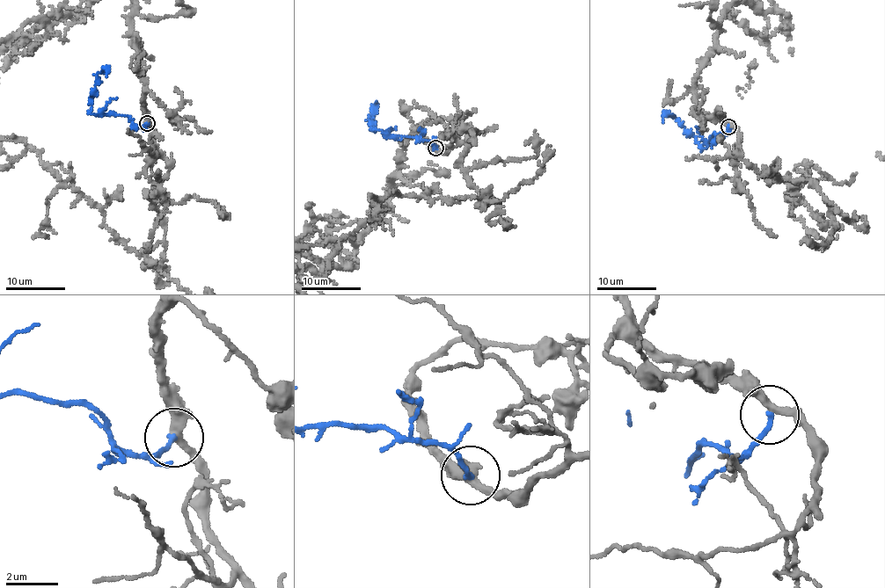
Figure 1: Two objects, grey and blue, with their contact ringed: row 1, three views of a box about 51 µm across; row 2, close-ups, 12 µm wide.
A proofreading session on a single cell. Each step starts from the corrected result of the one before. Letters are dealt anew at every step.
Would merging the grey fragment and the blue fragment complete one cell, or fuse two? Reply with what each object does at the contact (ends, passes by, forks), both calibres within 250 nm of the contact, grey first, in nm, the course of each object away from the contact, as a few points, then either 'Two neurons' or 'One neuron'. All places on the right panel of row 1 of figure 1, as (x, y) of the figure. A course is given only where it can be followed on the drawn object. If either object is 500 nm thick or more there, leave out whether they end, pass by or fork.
At the ring grey passes by. At the ring blue ends. Thickness 320 nm (grey) against 180 nm. Course of blue: (728, 127), (722, 137), (714, 134), (703, 148), (675, 118), (666, 114), (662, 121). One neuron

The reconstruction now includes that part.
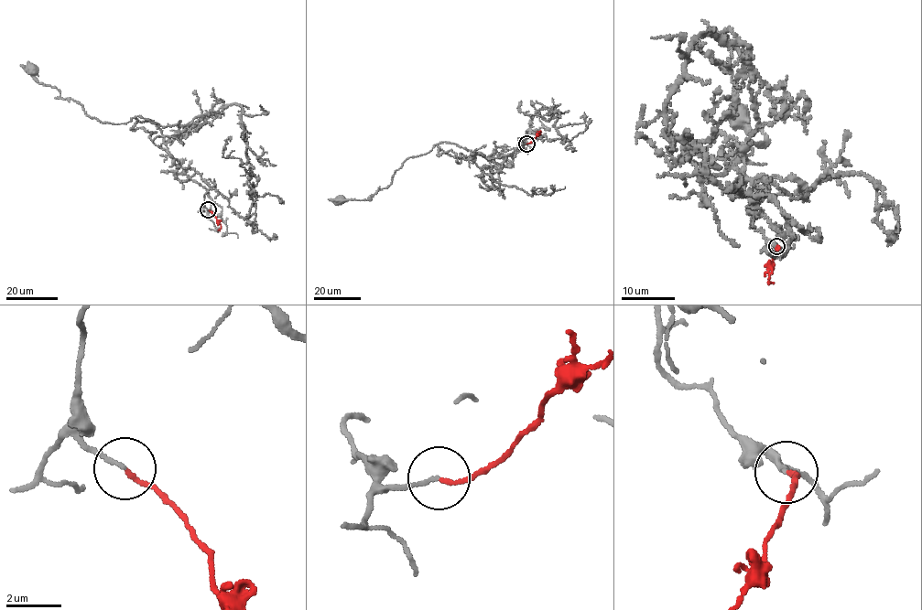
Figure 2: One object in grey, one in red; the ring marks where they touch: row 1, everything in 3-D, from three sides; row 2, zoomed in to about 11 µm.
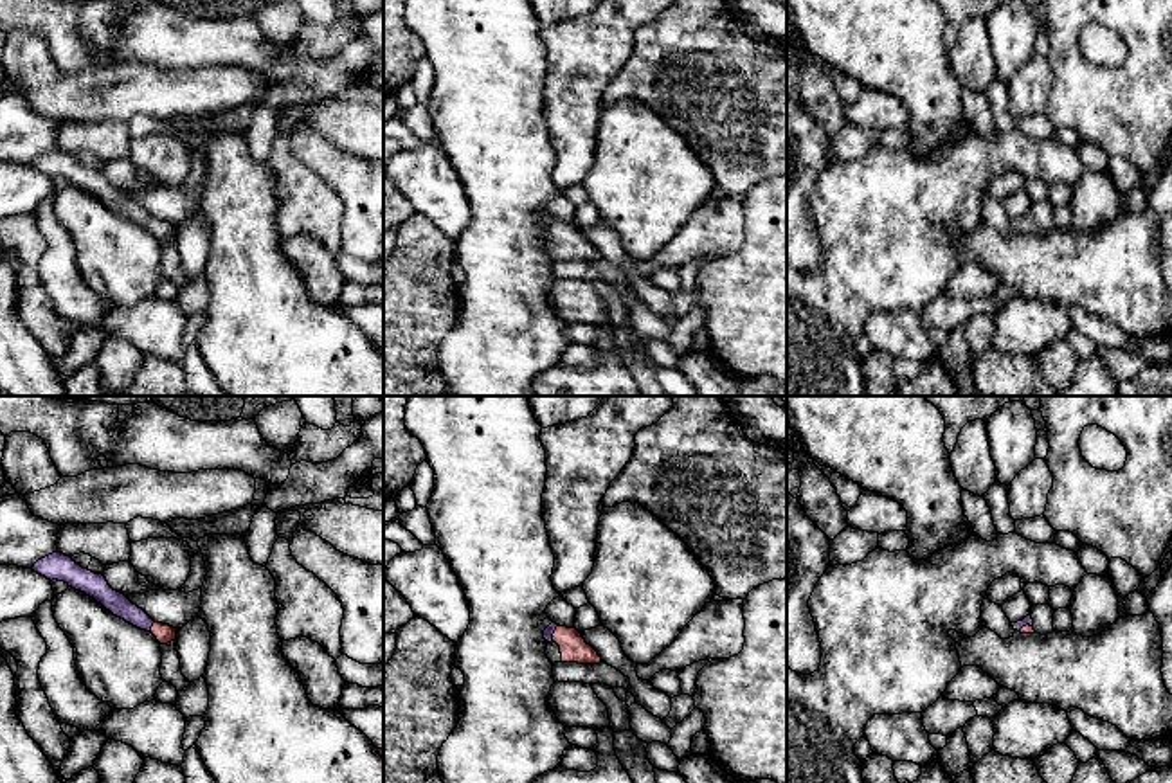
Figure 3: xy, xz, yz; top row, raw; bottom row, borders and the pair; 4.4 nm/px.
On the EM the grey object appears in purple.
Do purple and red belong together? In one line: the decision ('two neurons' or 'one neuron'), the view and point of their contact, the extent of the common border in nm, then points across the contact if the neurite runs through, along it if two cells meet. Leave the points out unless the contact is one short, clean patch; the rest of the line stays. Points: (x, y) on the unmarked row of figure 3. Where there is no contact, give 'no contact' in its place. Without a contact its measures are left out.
one neuron; contact xy (152, 222); length 50 nm; way xy (117, 200), (152, 222), (164, 231)

